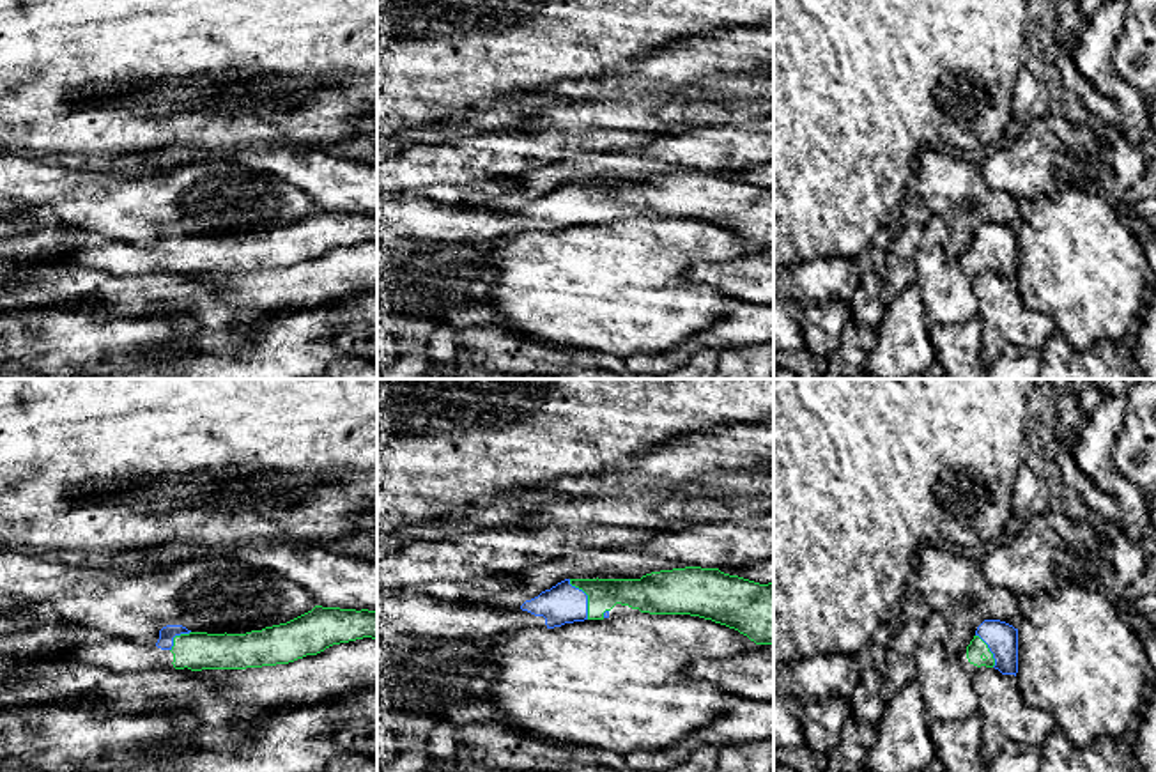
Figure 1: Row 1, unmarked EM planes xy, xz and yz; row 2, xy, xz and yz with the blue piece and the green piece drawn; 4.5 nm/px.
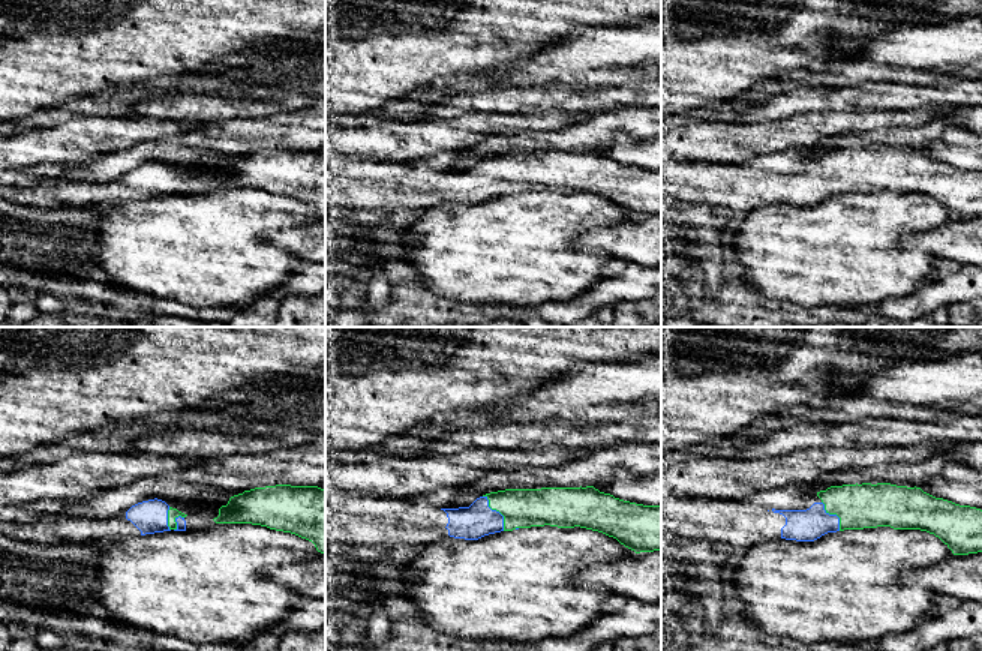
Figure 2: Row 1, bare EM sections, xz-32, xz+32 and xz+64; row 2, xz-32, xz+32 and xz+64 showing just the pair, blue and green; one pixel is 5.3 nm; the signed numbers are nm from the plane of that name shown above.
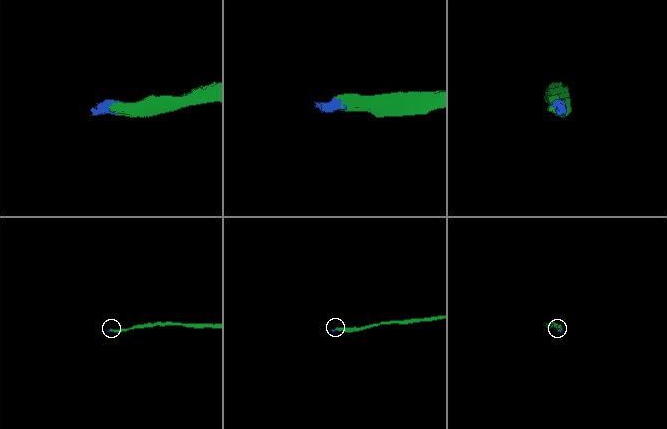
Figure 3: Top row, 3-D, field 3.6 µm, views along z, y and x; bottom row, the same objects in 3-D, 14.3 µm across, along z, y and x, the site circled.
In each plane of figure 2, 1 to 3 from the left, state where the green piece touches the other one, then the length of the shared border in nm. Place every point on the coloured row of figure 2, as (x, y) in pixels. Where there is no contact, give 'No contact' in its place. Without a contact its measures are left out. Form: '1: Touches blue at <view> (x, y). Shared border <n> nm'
1: Touches blue at xz-32 (167, 519). Shared border 130 nm
2: Touches blue at xz+32 (498, 512). Shared border 220 nm
3: Touches blue at xz+64 (834, 515). Shared border 190 nm

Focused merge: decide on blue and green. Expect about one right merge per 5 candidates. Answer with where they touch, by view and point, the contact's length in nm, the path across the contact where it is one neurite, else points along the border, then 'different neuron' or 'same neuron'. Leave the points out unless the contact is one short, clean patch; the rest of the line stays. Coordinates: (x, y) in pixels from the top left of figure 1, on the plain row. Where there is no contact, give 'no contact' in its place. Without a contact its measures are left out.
xz (586, 200) | 200 nm | across xz (563, 206), (586, 200), (641, 197) | same neuron

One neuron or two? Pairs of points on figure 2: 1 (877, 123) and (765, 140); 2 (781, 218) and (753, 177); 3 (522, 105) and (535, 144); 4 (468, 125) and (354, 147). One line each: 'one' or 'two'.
1: one
2: two
3: two
4: one

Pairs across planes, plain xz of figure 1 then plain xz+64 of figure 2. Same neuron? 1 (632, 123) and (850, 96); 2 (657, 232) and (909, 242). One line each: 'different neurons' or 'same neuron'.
1: same neuron
2: different neurons

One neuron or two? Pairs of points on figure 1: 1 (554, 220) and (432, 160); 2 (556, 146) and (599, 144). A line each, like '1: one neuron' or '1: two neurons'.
1: two neurons
2: one neuron

